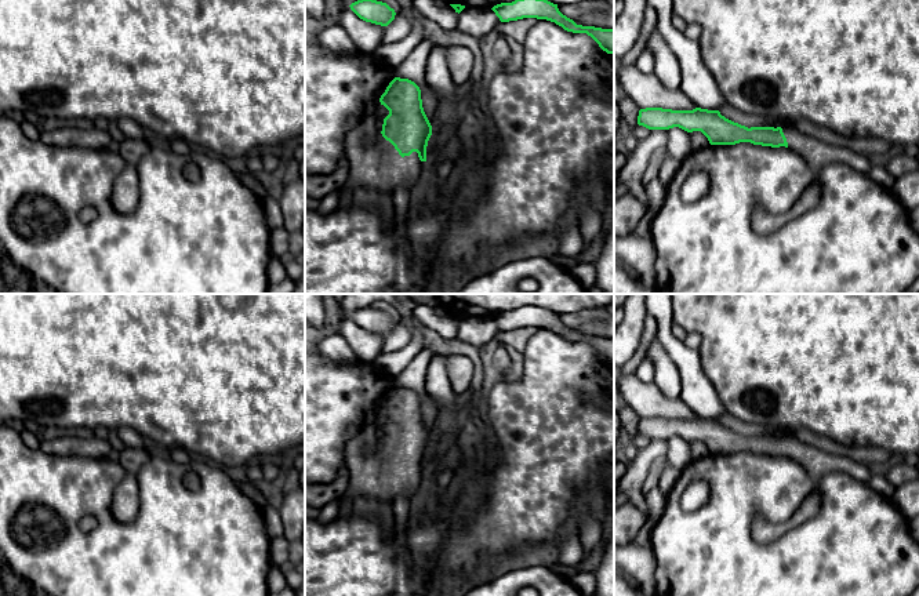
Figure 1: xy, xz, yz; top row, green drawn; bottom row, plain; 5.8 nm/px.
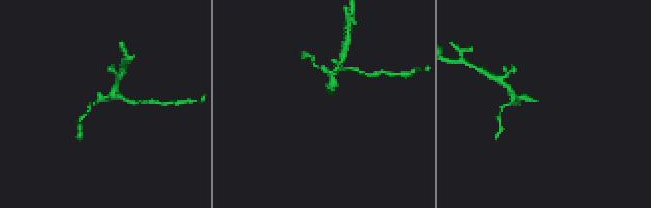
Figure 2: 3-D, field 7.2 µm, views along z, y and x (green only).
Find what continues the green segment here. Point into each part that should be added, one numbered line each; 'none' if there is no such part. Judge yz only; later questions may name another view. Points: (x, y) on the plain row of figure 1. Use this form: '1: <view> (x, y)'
1: yz (817, 462)

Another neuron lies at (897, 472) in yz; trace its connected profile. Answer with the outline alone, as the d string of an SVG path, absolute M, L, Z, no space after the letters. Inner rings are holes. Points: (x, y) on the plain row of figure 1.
M898 459L889 464L885 469L880 469L880 472L886 475L894 488L919 477L916 466L907 465Z

